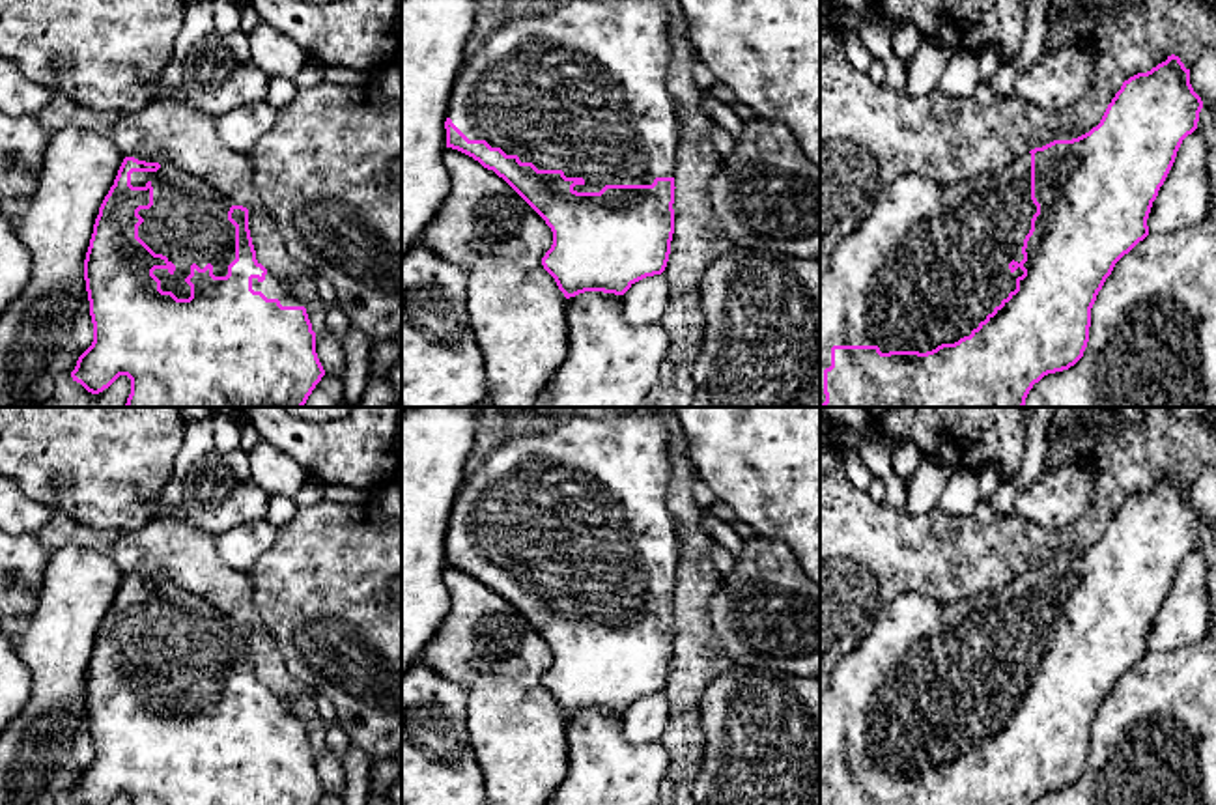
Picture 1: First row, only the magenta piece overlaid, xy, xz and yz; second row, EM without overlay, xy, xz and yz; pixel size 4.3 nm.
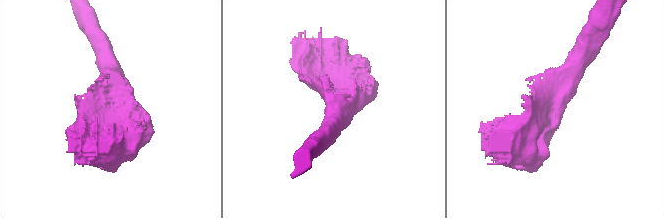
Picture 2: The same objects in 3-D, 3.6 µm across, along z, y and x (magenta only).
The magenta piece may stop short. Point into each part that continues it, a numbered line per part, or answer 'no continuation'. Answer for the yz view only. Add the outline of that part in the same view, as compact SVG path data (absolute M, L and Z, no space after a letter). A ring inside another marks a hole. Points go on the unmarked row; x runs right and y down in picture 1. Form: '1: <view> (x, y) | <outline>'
1: yz (927, 682) | M1031 572L996 592L953 603L906 592L885 605L874 624L859 633L855 648L841 657L820 691L820 805L824 805L824 788L831 784L833 764L878 764L882 771L926 771L969 755L1016 708L1016 697L1024 689L1018 685L1012 691L1009 682L1024 678L1022 665L1035 631Z

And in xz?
1: xz (581, 507) | M622 407L603 418L568 418L542 433L521 433L504 441L461 484L448 517L446 536L469 557L486 558L506 573L517 573L521 581L532 581L538 588L562 588L566 596L583 596L577 611L600 611L605 603L652 603L656 596L674 596L678 570L678 532L667 508L671 480L671 454L665 422L652 411L656 407Z

